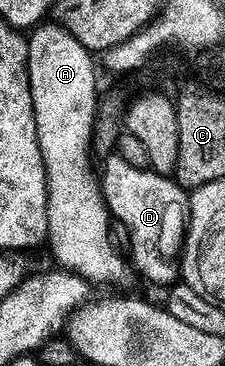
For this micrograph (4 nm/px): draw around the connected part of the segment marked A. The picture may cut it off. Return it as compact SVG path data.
M45 21L32 28L29 41L29 92L35 113L37 140L41 156L45 162L45 188L47 189L47 217L49 218L49 238L47 247L53 250L64 270L81 276L90 284L121 283L131 273L126 256L113 248L109 240L109 207L101 192L98 172L93 171L91 158L92 123L96 115L99 90L97 91L97 71L93 68L94 56L67 29L56 21Z

